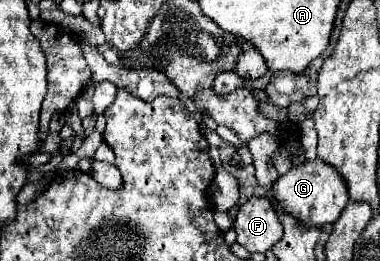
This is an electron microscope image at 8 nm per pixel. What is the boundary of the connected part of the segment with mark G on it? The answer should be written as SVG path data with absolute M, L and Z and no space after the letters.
M317 158L313 162L293 166L285 176L279 176L279 180L271 186L271 200L275 204L275 210L293 216L301 226L321 228L325 224L333 224L339 218L341 210L347 204L347 188L343 178Z

